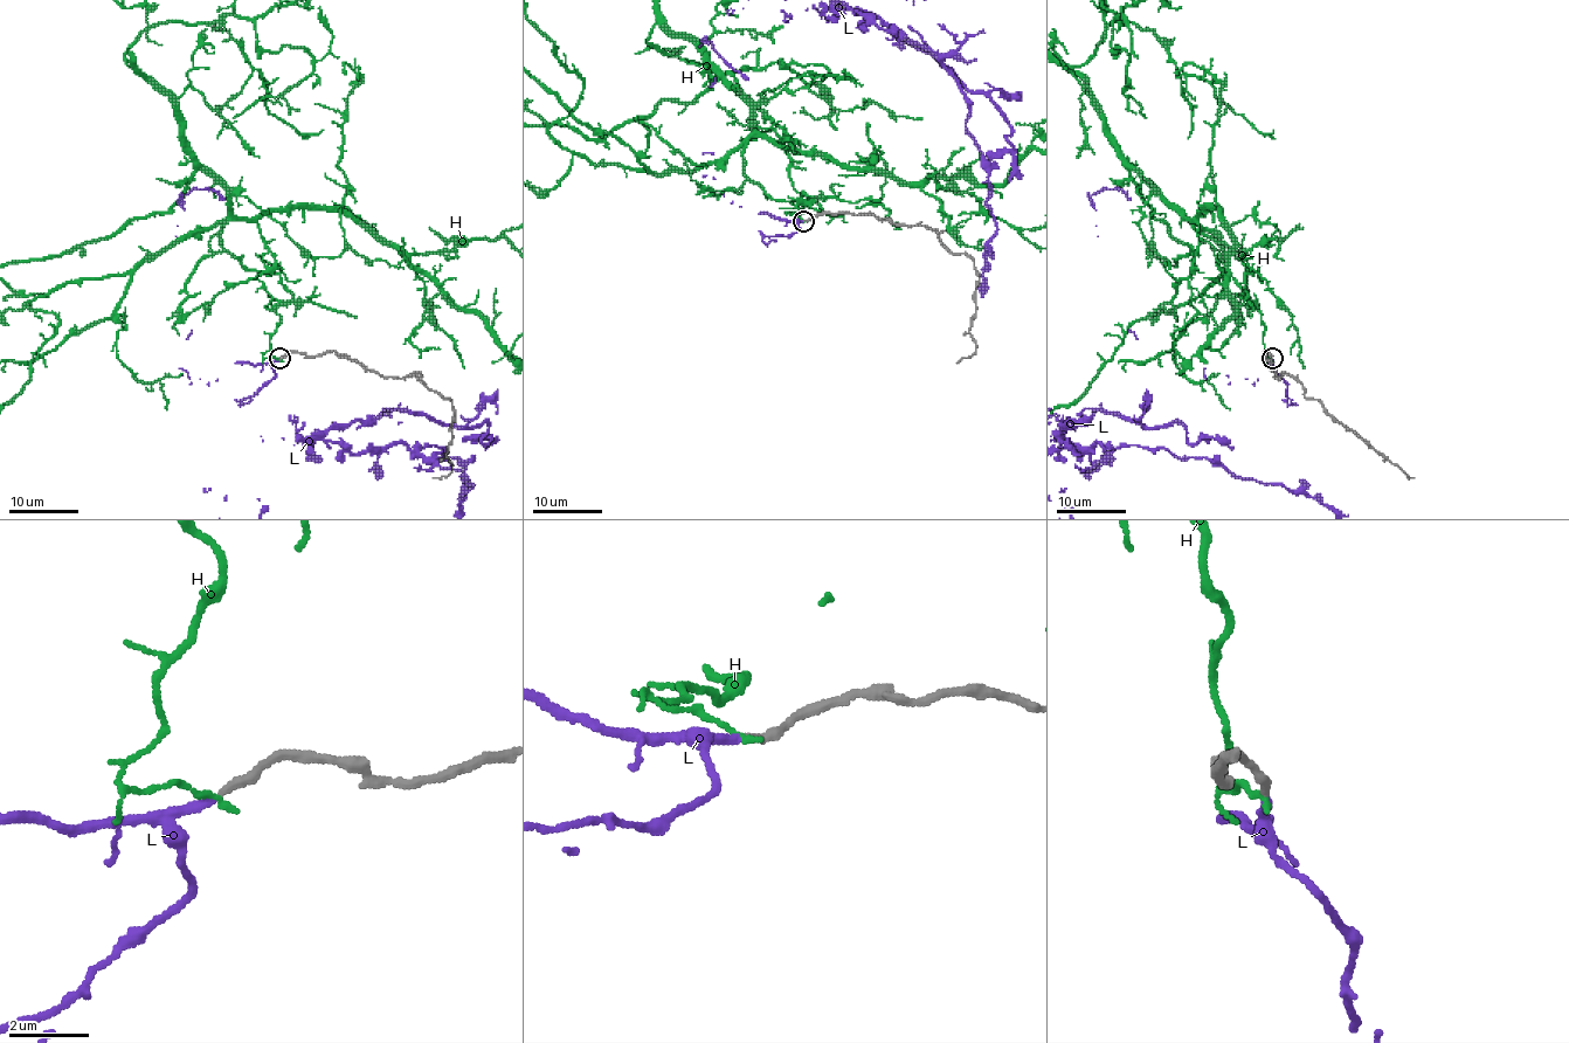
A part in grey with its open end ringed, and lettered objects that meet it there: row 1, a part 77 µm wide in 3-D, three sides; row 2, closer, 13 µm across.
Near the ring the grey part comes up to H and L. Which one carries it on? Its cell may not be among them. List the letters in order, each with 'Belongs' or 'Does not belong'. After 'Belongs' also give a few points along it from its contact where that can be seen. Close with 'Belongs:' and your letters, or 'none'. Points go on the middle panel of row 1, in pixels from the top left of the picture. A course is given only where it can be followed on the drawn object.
H: Does not belong
L: Belongs
Belongs: L

